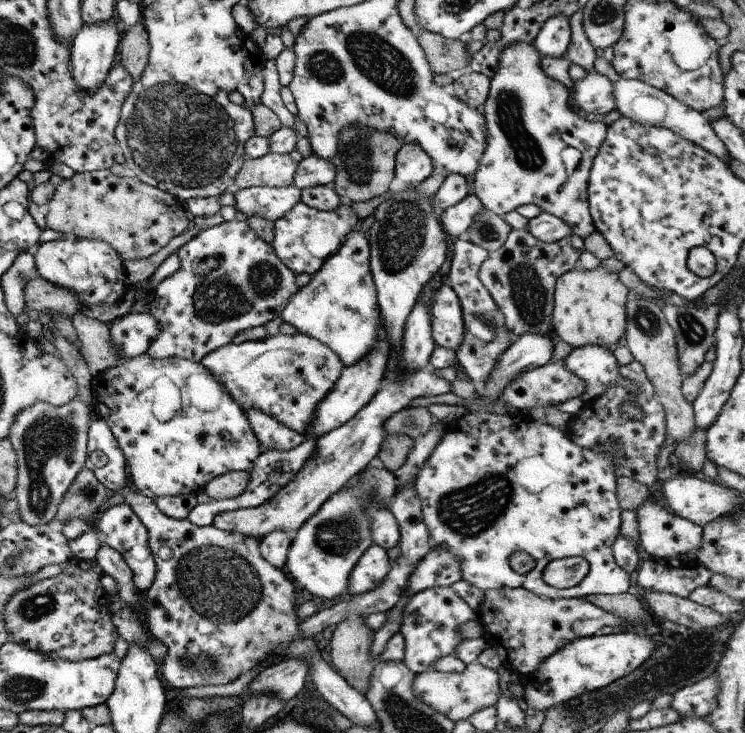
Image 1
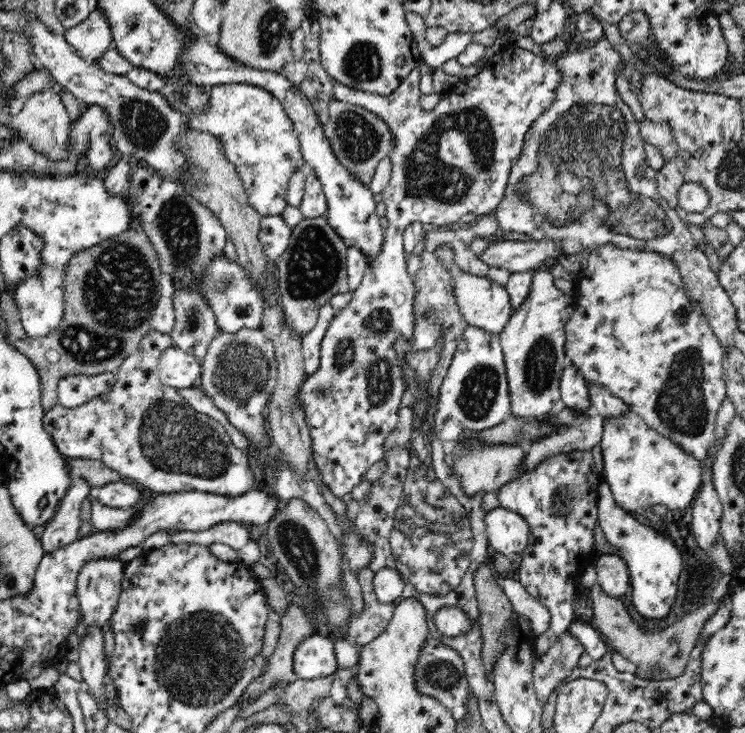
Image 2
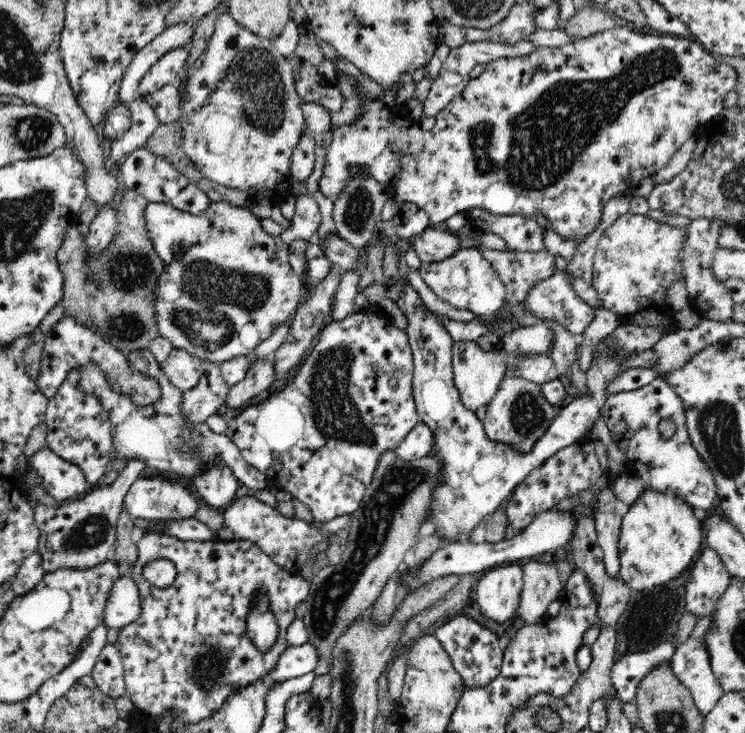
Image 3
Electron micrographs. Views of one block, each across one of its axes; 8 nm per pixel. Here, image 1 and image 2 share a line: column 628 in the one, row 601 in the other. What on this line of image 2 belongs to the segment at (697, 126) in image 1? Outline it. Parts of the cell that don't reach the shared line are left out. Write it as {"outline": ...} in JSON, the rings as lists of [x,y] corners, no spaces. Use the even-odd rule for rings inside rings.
{"outline":[[[104,557],[87,563],[78,574],[76,596],[84,624],[102,628],[116,612],[125,563]]]}

